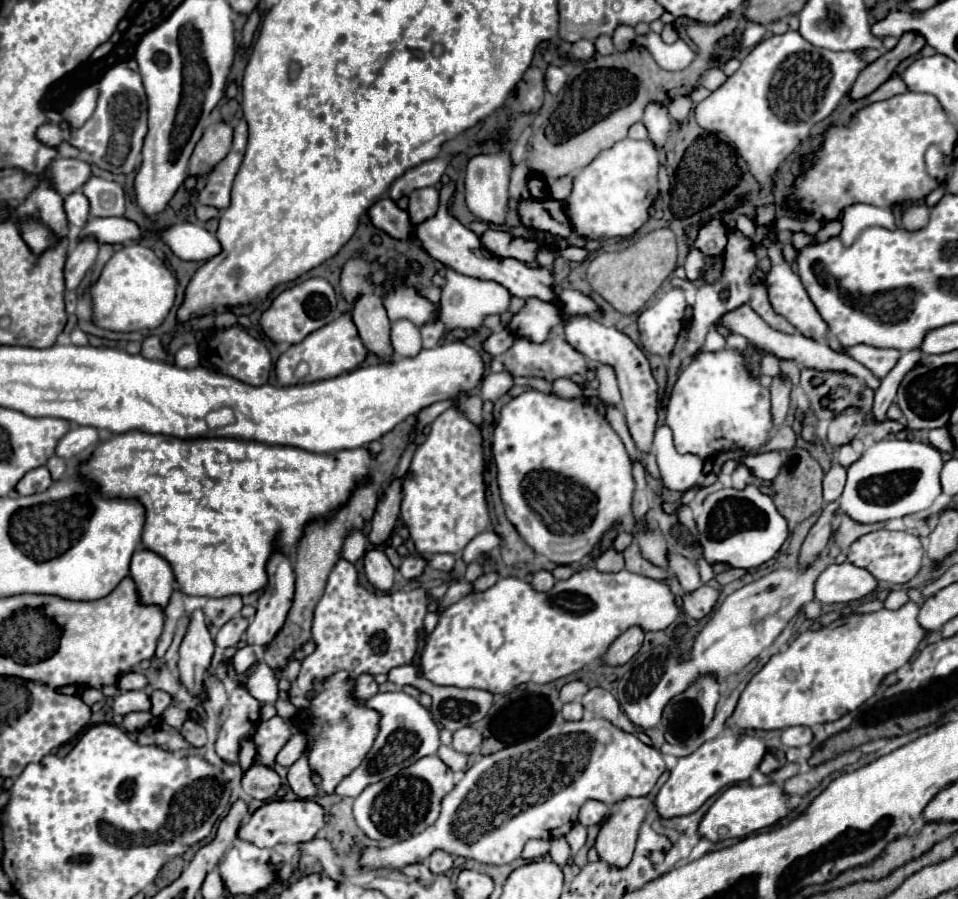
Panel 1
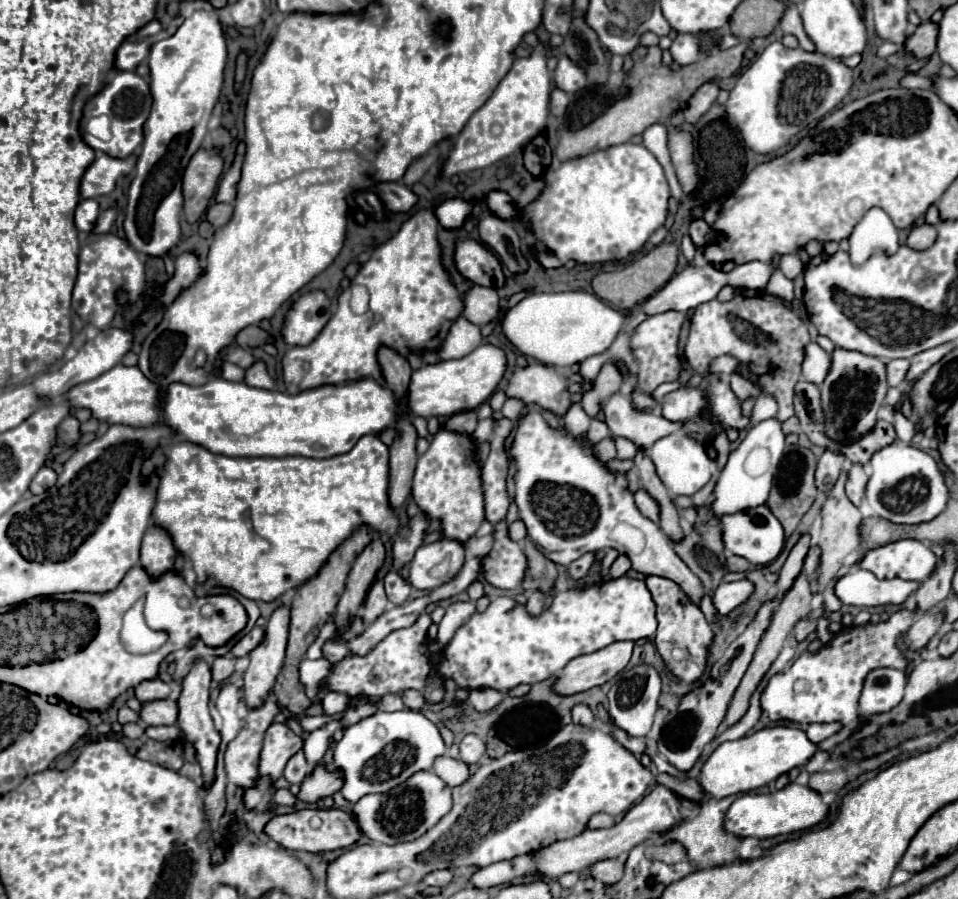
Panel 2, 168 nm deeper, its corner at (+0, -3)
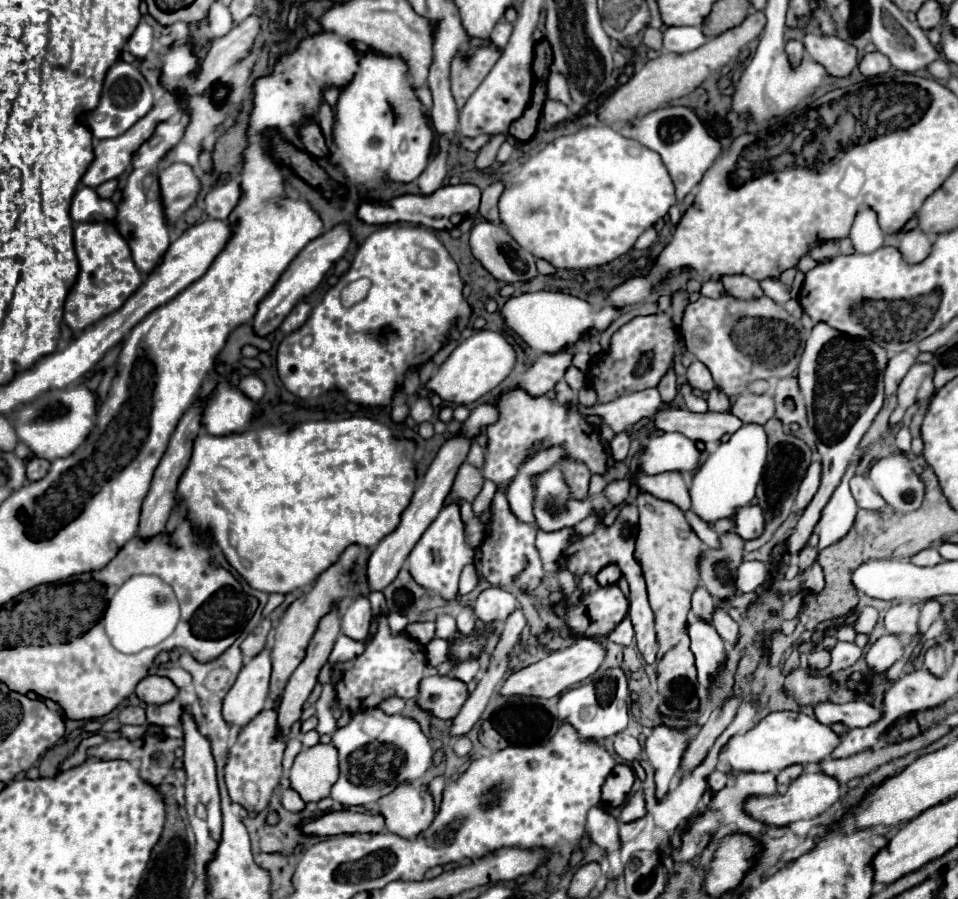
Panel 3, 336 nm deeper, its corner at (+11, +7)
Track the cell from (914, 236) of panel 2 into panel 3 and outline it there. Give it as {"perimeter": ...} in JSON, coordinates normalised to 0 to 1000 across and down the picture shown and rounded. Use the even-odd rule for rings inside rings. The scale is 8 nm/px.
{"perimeter":[[[960,256],[942,260],[939,283],[948,294],[960,294],[962,289],[969,287],[971,280],[973,280],[973,263],[965,260]]]}

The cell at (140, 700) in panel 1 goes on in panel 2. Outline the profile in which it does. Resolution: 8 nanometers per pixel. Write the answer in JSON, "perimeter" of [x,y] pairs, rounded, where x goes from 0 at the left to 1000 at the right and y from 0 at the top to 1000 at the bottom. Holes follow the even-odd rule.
{"perimeter":[[[170,776],[160,781],[149,781],[145,790],[145,801],[153,808],[183,805],[185,803],[185,781]]]}

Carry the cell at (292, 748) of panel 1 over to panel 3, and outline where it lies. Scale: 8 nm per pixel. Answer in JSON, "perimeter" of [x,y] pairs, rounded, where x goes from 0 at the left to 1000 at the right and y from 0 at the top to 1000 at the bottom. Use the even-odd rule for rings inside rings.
{"perimeter":[[[305,821],[305,823],[301,823],[301,828],[299,828],[299,834],[296,834],[296,857],[303,857],[303,852],[305,852],[305,848],[307,848],[307,843],[311,841],[311,836],[315,834],[315,825],[311,823],[311,821]]]}

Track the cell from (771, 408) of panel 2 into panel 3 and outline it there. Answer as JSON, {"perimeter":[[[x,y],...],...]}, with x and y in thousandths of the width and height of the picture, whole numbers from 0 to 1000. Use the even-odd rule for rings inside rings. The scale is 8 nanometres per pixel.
{"perimeter":[[[693,454],[685,461],[685,474],[693,481],[710,481],[720,489],[749,492],[756,483],[766,483],[777,469],[760,458],[724,461],[716,454]]]}

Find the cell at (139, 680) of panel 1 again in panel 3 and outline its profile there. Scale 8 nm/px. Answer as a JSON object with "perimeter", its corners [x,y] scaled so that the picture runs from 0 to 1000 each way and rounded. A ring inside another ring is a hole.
{"perimeter":[[[152,752],[142,763],[142,774],[152,783],[173,783],[186,774],[186,765],[177,754],[171,752]]]}

